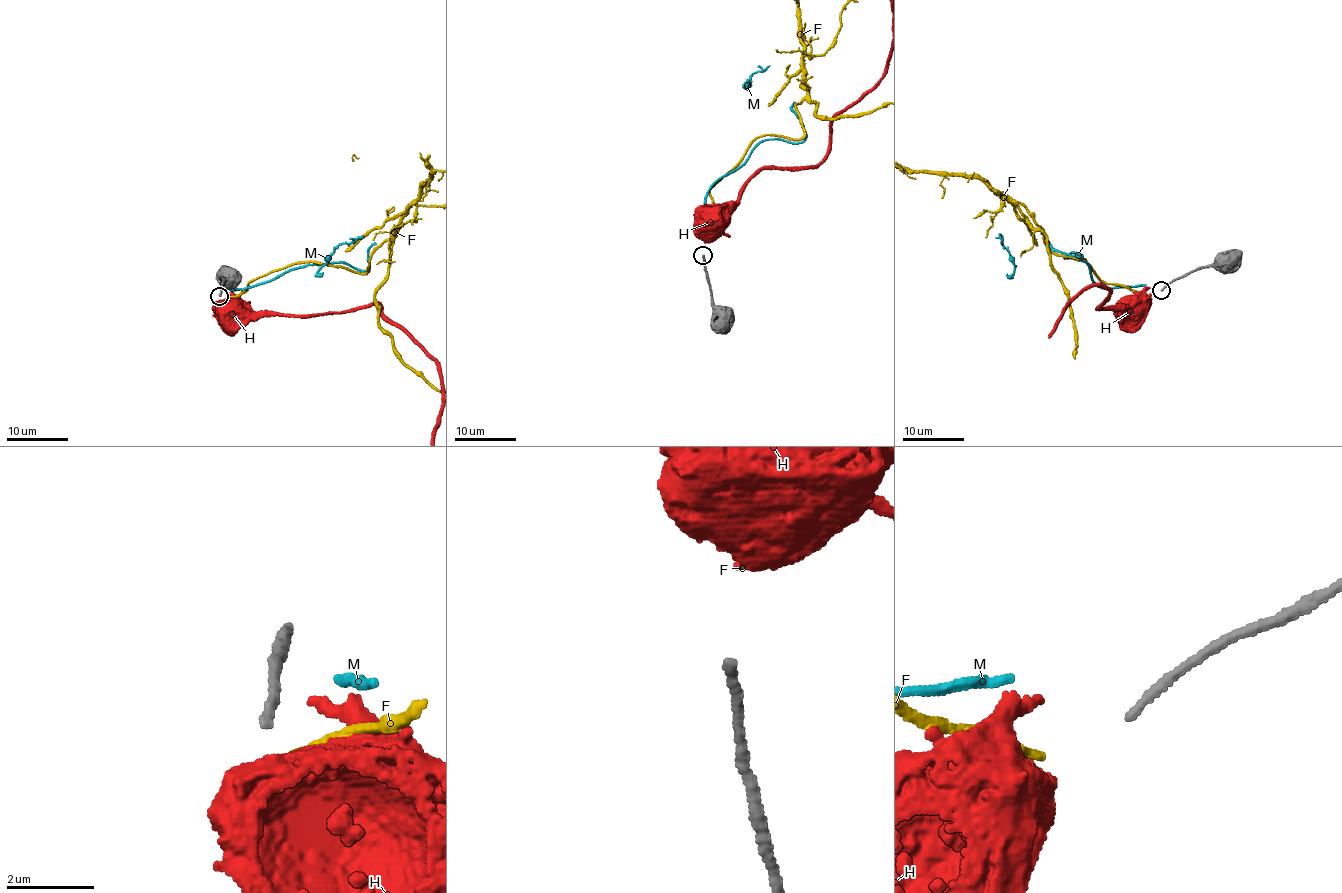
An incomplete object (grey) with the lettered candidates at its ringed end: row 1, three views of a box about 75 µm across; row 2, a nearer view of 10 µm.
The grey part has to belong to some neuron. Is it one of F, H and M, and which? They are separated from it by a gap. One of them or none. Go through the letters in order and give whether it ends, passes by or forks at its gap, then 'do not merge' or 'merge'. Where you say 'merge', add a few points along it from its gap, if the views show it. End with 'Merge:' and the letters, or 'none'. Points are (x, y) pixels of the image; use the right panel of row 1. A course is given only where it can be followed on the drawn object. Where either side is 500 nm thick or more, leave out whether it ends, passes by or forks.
F: it ends | merge
H: it ends | do not merge
M: it ends | do not merge
Merge: F

